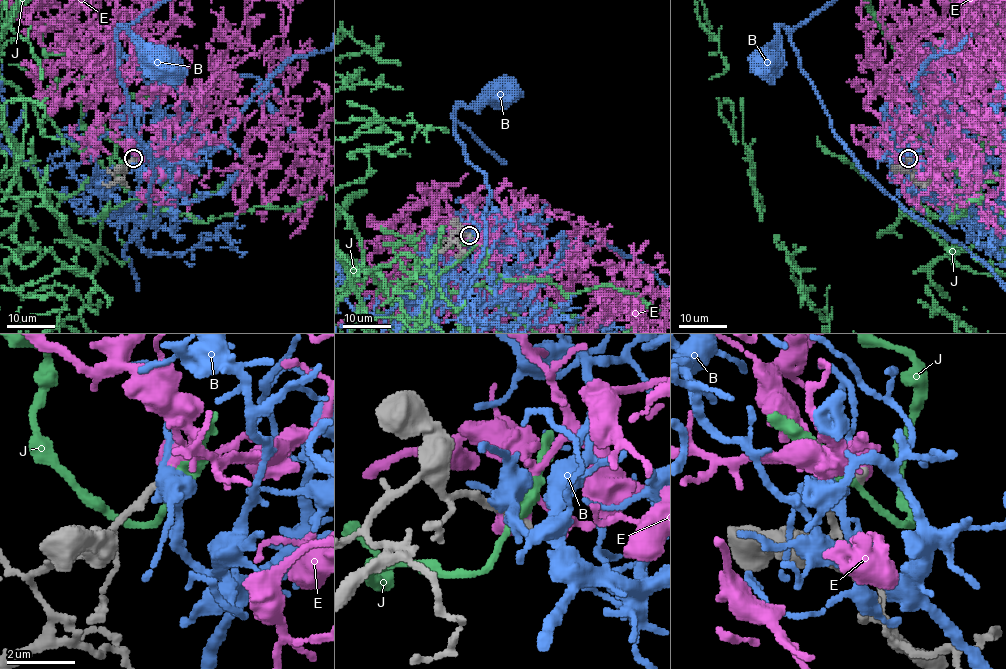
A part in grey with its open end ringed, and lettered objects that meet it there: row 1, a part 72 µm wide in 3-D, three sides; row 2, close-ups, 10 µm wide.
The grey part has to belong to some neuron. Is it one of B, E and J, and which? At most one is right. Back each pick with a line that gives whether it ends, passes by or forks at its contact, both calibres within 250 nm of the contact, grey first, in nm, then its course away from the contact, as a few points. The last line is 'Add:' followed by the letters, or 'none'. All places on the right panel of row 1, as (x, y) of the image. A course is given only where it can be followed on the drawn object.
E: It passes by. Thickness 320 nm (grey) against 500 nm
Add: E

